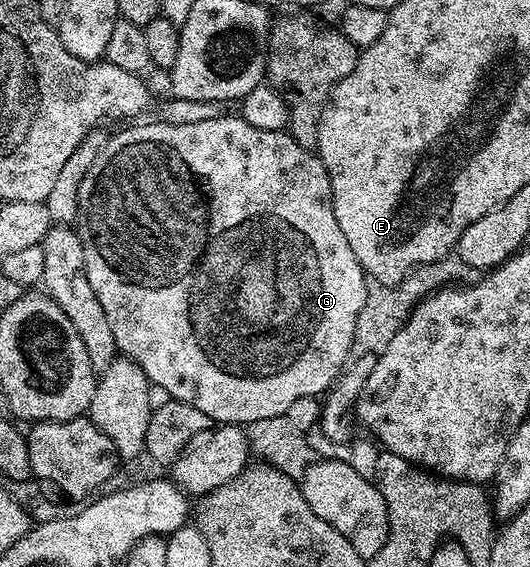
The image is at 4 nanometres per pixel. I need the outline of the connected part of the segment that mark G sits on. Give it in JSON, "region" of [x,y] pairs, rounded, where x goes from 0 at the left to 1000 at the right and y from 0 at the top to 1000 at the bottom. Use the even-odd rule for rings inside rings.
{"region":[[[423,203],[423,205],[417,205],[417,206],[413,206],[413,208],[406,208],[406,210],[389,210],[389,212],[385,212],[385,213],[383,213],[383,215],[375,215],[375,217],[351,217],[351,219],[340,219],[340,220],[338,220],[338,222],[330,222],[330,220],[317,220],[317,217],[313,217],[313,215],[311,215],[311,213],[306,213],[306,212],[298,212],[298,213],[296,213],[296,215],[294,215],[294,219],[296,219],[296,220],[258,220],[258,219],[266,219],[266,217],[251,217],[251,219],[245,219],[245,220],[251,220],[251,222],[247,222],[247,224],[245,224],[245,228],[228,228],[228,229],[225,229],[225,231],[223,231],[223,235],[221,235],[221,236],[217,236],[217,238],[215,238],[215,242],[213,242],[213,236],[211,236],[211,240],[208,240],[208,242],[206,242],[206,243],[204,243],[204,247],[200,247],[200,250],[198,250],[198,257],[196,257],[196,259],[194,259],[194,266],[187,266],[187,273],[185,273],[185,275],[183,275],[183,279],[181,279],[181,280],[179,280],[179,287],[172,287],[172,302],[164,302],[164,309],[157,309],[157,323],[149,323],[149,365],[147,365],[147,367],[145,367],[145,379],[147,379],[147,384],[149,384],[149,395],[147,395],[147,397],[145,397],[145,399],[143,399],[143,407],[145,407],[145,413],[147,413],[147,414],[151,414],[151,416],[153,416],[153,427],[155,427],[155,429],[157,429],[157,464],[158,464],[158,466],[160,466],[160,476],[162,476],[162,478],[164,478],[164,492],[172,492],[172,513],[179,513],[179,520],[181,520],[181,522],[183,522],[183,526],[185,526],[185,527],[187,527],[187,536],[189,536],[189,538],[191,538],[191,540],[194,540],[194,556],[202,556],[202,570],[209,570],[209,591],[217,591],[217,605],[219,605],[219,607],[221,607],[221,612],[223,612],[223,617],[226,617],[226,621],[228,621],[228,623],[230,623],[230,624],[234,624],[234,628],[238,628],[238,630],[243,630],[243,631],[245,631],[245,633],[247,633],[247,635],[249,635],[249,637],[253,637],[253,640],[255,640],[255,642],[257,642],[257,644],[258,644],[258,646],[260,646],[260,647],[264,647],[264,651],[266,651],[266,653],[268,653],[268,654],[270,654],[270,658],[272,658],[272,660],[274,660],[274,661],[277,661],[277,668],[279,668],[279,670],[281,670],[281,677],[283,677],[283,681],[289,681],[289,683],[294,683],[294,684],[296,684],[296,679],[298,679],[298,683],[300,683],[300,684],[304,684],[304,686],[306,686],[306,690],[308,690],[308,691],[311,691],[311,695],[309,695],[309,698],[311,698],[311,700],[313,700],[313,702],[319,702],[319,704],[325,704],[325,705],[330,705],[330,707],[343,707],[343,709],[345,709],[345,711],[360,711],[360,718],[375,718],[375,725],[383,725],[383,732],[391,732],[391,734],[392,734],[392,735],[396,735],[396,737],[398,737],[398,739],[400,739],[400,741],[402,741],[402,744],[406,744],[406,746],[408,746],[408,748],[413,748],[413,750],[453,750],[453,751],[457,751],[457,753],[468,753],[468,751],[472,751],[472,750],[477,750],[477,748],[481,748],[481,746],[483,746],[483,743],[485,743],[485,741],[492,741],[492,739],[509,739],[509,737],[511,737],[511,734],[534,734],[534,732],[538,732],[538,727],[540,727],[540,725],[542,725],[542,718],[549,718],[549,711],[557,711],[557,709],[560,709],[560,707],[562,707],[562,705],[564,705],[564,704],[579,704],[579,702],[581,702],[581,700],[594,700],[594,702],[604,702],[604,700],[606,700],[606,698],[608,698],[608,695],[611,695],[611,693],[613,693],[613,691],[615,691],[615,688],[619,688],[619,686],[621,686],[621,684],[623,684],[623,681],[626,681],[626,677],[628,677],[628,674],[630,674],[630,672],[634,672],[634,670],[636,670],[636,667],[638,667],[638,665],[642,665],[642,663],[643,663],[643,660],[645,660],[645,656],[647,656],[647,653],[649,653],[649,651],[651,651],[651,649],[653,649],[653,644],[655,644],[655,638],[657,638],[657,637],[658,637],[658,635],[660,635],[660,630],[662,630],[662,624],[664,624],[664,623],[666,623],[666,621],[668,621],[668,612],[666,612],[666,593],[668,593],[668,591],[670,591],[670,563],[677,563],[677,549],[685,549],[685,534],[687,534],[687,533],[689,533],[689,520],[691,520],[691,515],[692,515],[692,490],[691,490],[691,485],[689,485],[689,480],[687,480],[687,478],[685,478],[685,476],[681,476],[681,467],[679,467],[679,464],[675,464],[675,462],[674,462],[674,459],[672,459],[672,457],[670,457],[670,443],[662,443],[662,436],[660,436],[660,432],[658,432],[658,430],[657,430],[657,429],[655,429],[655,420],[651,420],[651,418],[649,418],[649,414],[647,414],[647,407],[640,407],[640,386],[632,386],[632,372],[630,372],[630,370],[628,370],[628,346],[626,346],[626,344],[625,344],[625,323],[623,323],[623,321],[621,321],[621,310],[619,310],[619,309],[617,309],[617,295],[615,295],[615,293],[613,293],[613,289],[609,289],[609,286],[608,286],[608,284],[606,284],[606,280],[604,280],[604,277],[600,277],[600,275],[598,275],[598,272],[596,272],[596,268],[592,268],[592,265],[589,265],[589,263],[581,263],[581,261],[579,261],[579,259],[564,259],[564,252],[557,252],[557,245],[555,245],[555,243],[553,243],[553,240],[549,240],[549,238],[547,238],[547,235],[545,235],[545,233],[542,233],[542,231],[540,231],[540,229],[538,229],[538,228],[528,228],[528,229],[526,229],[526,231],[496,231],[496,229],[494,229],[494,228],[491,228],[491,226],[489,226],[489,224],[474,224],[474,217],[466,217],[466,215],[464,215],[464,213],[462,213],[462,212],[458,212],[458,208],[457,208],[457,206],[455,206],[455,205],[451,205],[451,203],[440,203],[440,206],[434,206],[434,203]]]}

